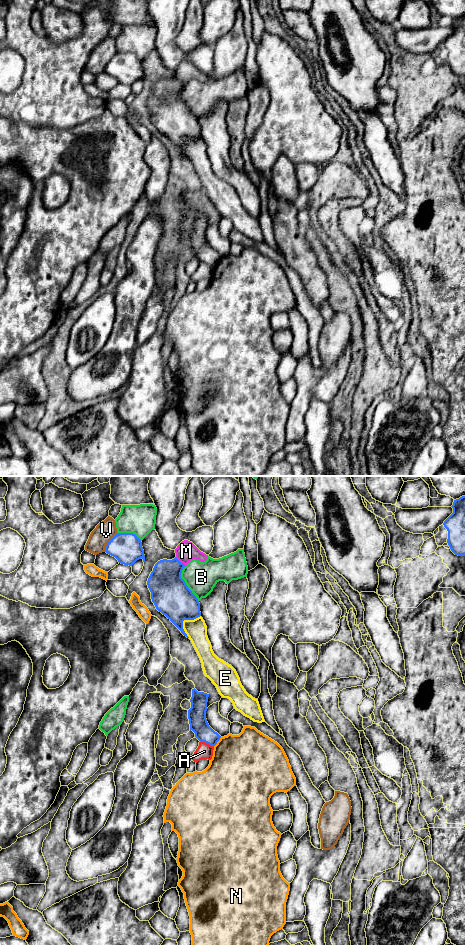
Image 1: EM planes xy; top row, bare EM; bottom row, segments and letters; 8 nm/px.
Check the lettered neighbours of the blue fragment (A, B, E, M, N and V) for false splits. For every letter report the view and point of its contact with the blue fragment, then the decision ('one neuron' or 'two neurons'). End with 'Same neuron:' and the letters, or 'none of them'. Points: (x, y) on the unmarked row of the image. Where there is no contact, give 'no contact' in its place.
A: xy (207, 263) | two neurons
B: xy (185, 104) | two neurons
E: xy (183, 140) | two neurons
M: xy (179, 81) | two neurons
N: xy (217, 261) | two neurons
V: xy (108, 62) | two neurons
Same neuron: none of them

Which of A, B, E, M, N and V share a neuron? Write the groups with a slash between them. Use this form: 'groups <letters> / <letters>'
groups A / B / E / M / N / V

